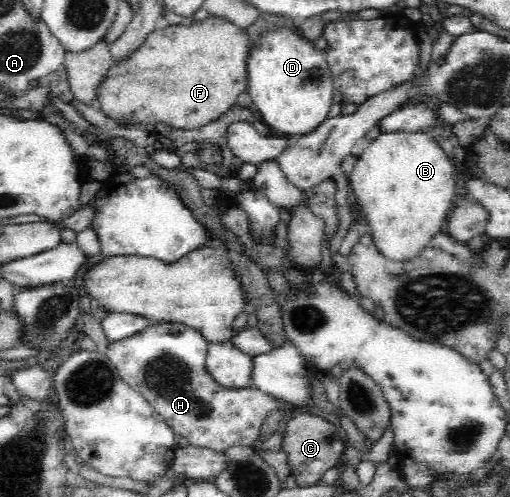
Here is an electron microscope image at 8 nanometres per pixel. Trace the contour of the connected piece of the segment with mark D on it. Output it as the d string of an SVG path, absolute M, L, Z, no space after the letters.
M297 24L293 25L293 27L267 27L265 31L261 31L259 35L257 35L257 39L253 40L253 45L251 45L251 49L249 49L249 53L247 54L245 66L247 66L247 88L245 91L251 96L252 103L255 111L261 117L263 122L265 122L271 129L273 129L276 135L291 135L292 138L298 138L315 129L316 125L319 125L324 119L328 118L328 111L333 106L333 95L336 94L334 91L333 81L332 81L332 72L328 67L328 61L324 52L318 51L313 46L313 43L307 39L307 37L303 37L297 29Z

